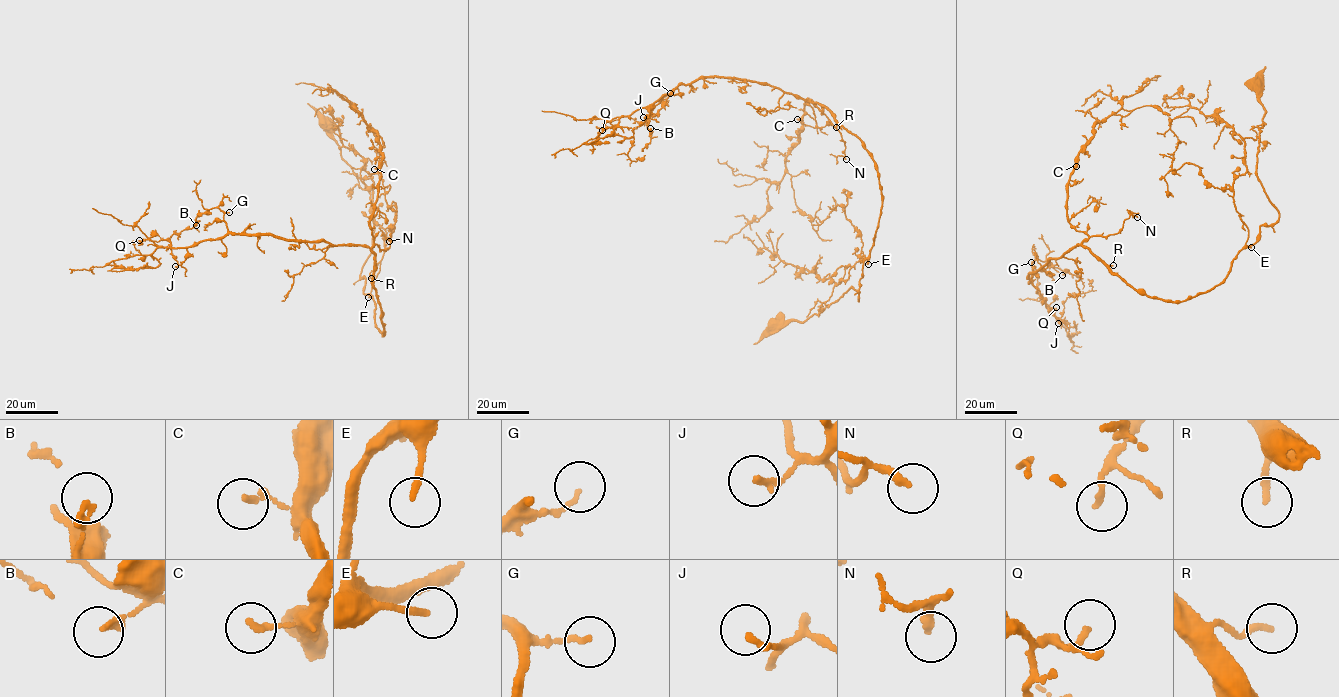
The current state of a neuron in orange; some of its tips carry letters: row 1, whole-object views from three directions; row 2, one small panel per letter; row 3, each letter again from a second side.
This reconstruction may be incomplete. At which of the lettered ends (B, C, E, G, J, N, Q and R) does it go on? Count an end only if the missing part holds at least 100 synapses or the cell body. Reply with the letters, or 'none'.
E

